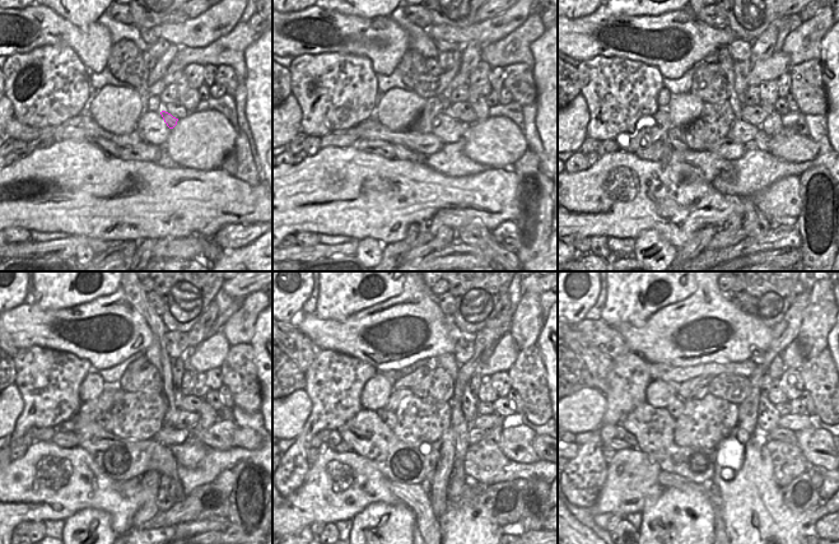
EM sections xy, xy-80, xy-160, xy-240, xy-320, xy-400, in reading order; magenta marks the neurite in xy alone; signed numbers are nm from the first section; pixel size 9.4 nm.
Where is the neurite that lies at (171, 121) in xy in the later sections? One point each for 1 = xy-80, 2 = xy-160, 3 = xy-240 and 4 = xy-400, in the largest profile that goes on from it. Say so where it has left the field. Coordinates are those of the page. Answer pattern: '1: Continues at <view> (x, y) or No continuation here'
1: Continues at xy-80 (466, 126)
2: Continues at xy-160 (761, 139)
3: Continues at xy-240 (219, 436)
4: Continues at xy-400 (816, 445).

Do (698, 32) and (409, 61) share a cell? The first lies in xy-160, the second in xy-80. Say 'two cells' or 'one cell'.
two cells

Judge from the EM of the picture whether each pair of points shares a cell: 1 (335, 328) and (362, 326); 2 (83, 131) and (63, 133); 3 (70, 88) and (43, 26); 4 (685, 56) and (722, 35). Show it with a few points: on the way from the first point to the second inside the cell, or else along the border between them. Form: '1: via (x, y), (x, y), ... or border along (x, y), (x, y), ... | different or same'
1: via (341, 328), (355, 328) | same
2: via (78, 131), (68, 131) | same
3: border along (23, 52), (42, 46), (68, 46), (79, 59) | different
4: via (694, 47), (702, 40), (713, 38) | same

